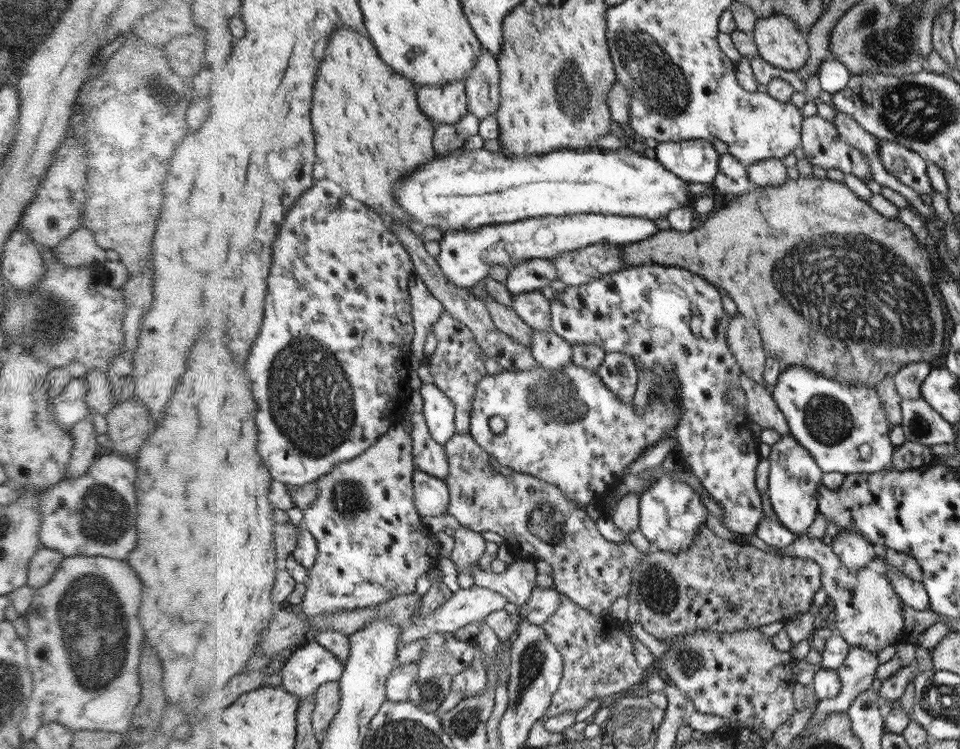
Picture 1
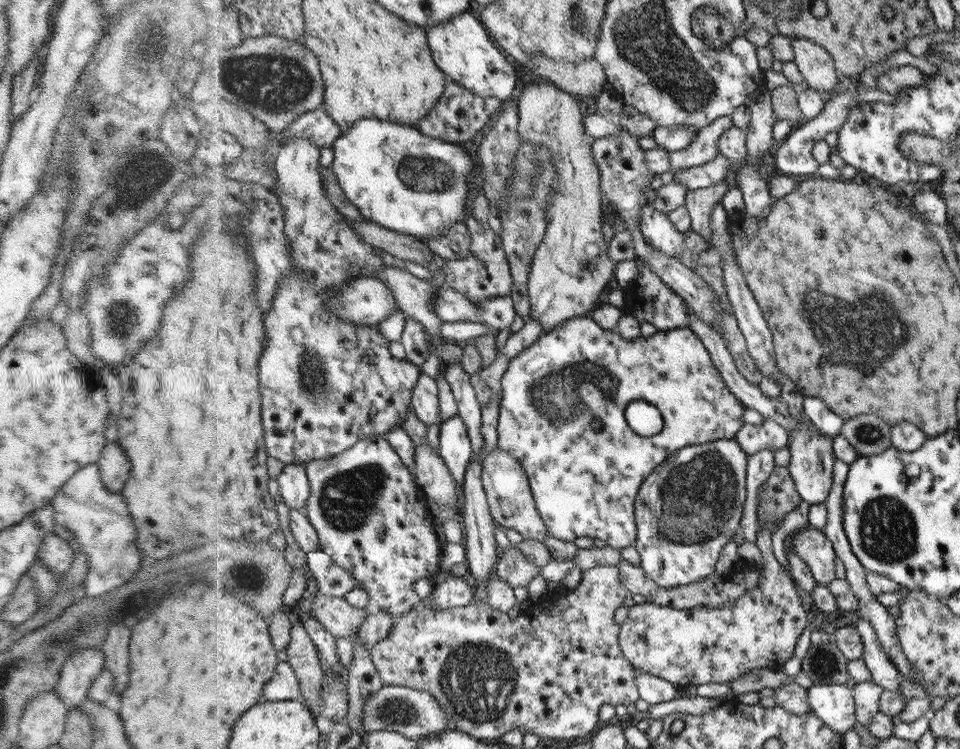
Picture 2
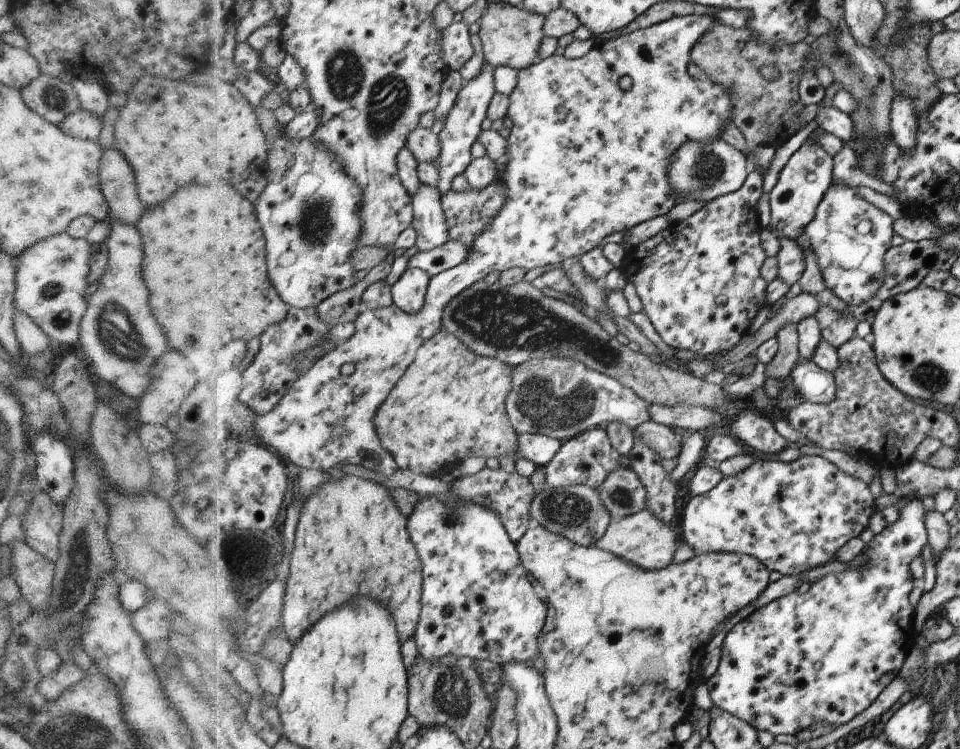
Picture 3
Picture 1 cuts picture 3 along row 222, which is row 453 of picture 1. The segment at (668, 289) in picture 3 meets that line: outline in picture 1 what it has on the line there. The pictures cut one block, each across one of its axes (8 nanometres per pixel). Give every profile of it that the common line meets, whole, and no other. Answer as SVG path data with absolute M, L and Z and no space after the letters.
M660 264L624 268L557 292L550 301L552 330L572 346L595 344L605 352L623 352L635 360L637 370L648 368L655 372L660 382L653 386L649 400L661 396L675 380L679 419L669 434L677 442L672 452L680 455L680 459L686 462L685 471L697 477L710 498L720 505L724 525L744 536L752 534L752 530L758 528L760 520L764 518L755 483L758 479L756 464L761 457L758 456L756 442L748 442L748 446L738 444L742 428L748 426L748 418L727 399L725 391L733 380L740 383L742 372L735 355L728 350L728 314L724 312L720 298L720 292L712 284L688 269Z

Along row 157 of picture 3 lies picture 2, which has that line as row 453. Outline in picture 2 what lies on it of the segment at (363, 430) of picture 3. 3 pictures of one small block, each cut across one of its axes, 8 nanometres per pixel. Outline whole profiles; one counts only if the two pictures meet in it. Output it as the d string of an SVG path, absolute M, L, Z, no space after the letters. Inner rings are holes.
M576 317L567 320L566 323L541 334L532 346L525 348L509 361L508 368L501 378L502 399L499 406L498 447L510 454L512 458L527 472L530 481L531 492L534 494L536 506L546 522L547 533L565 542L574 542L576 538L586 537L598 541L599 544L621 549L626 546L636 546L637 525L635 524L635 499L638 496L640 486L644 480L651 476L660 465L663 465L676 451L696 444L704 444L714 440L730 440L735 438L740 428L744 427L745 405L736 398L736 395L726 387L720 370L712 360L711 353L703 343L702 338L688 327L675 328L668 331L657 331L650 337L640 335L636 339L624 339L624 336L616 329L605 329L593 318ZM644 401L656 406L663 418L663 428L658 434L652 436L640 436L630 428L624 410L628 402ZM593 418L600 418L603 426L599 432L594 431L591 423Z

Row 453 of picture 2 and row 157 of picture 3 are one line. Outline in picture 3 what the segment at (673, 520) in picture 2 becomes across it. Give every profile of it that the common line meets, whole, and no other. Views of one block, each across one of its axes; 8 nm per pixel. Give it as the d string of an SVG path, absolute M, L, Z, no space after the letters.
M716 138L714 142L686 142L680 146L671 162L670 173L672 190L676 191L676 198L685 198L685 202L701 201L704 204L725 194L735 193L746 184L748 170L746 154L731 143Z

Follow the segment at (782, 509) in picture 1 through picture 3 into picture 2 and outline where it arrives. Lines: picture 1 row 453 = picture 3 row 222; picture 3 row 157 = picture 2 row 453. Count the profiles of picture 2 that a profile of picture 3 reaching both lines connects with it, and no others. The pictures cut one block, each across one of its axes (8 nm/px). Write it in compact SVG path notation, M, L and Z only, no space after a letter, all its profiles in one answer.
M802 422L802 426L796 426L788 434L788 448L790 449L789 472L792 473L795 486L803 498L803 502L817 505L827 501L827 497L834 487L833 439L830 437L816 436L808 432L808 426Z

